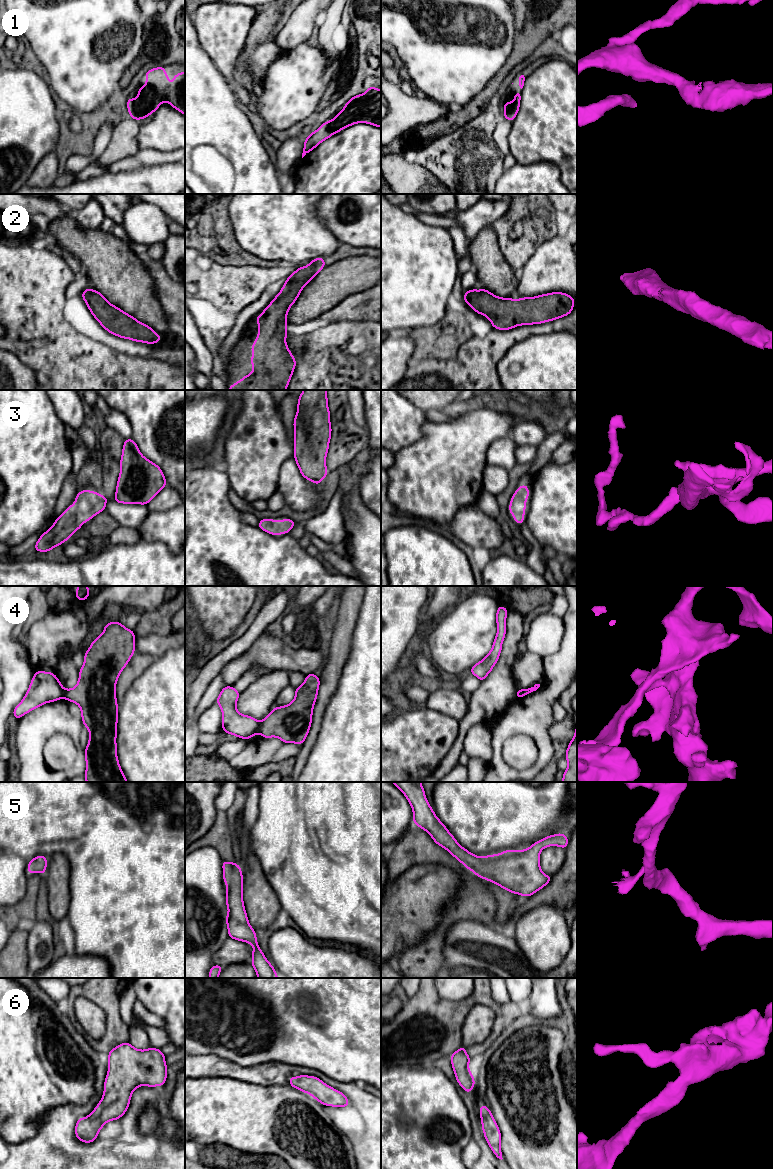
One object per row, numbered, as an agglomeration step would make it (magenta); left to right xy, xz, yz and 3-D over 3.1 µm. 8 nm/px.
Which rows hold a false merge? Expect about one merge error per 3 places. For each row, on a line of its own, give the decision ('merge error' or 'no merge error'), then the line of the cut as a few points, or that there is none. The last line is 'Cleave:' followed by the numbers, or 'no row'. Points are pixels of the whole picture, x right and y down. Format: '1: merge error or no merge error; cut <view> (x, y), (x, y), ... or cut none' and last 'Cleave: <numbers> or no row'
1: no merge error; cut none
2: no merge error; cut none
3: no merge error; cut none
4: merge error; cut xz (260, 721), (258, 732)
5: no merge error; cut none
6: no merge error; cut none
Cleave: 4

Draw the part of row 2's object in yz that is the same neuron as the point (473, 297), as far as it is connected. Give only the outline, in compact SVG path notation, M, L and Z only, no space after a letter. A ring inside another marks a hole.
M485 288L464 292L464 302L476 313L486 316L493 328L501 331L554 321L571 314L575 304L571 295L562 292L514 300L498 297Z

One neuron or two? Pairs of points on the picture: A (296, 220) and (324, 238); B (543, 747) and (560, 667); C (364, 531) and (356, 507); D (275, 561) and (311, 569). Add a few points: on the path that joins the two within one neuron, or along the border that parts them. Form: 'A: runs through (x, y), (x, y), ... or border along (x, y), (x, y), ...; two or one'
A: runs through (303, 227), (314, 238), (317, 238); one
B: runs through (542, 727), (542, 699), (552, 687); one
C: runs through (362, 525), (356, 513); one
D: runs through (284, 569), (302, 569); one

